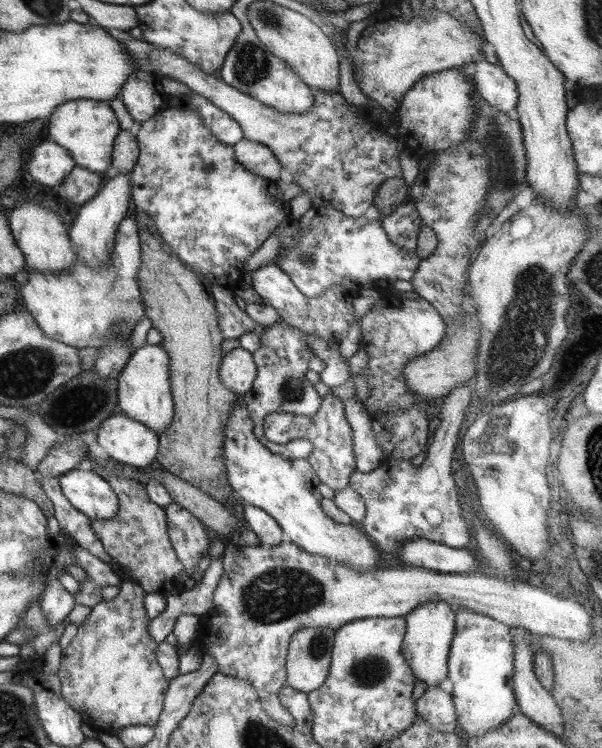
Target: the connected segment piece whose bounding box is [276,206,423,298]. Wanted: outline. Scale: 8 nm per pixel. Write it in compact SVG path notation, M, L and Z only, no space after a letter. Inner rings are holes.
M312 207L306 212L300 220L300 227L303 228L298 238L298 246L290 246L279 250L278 265L282 269L283 274L290 277L290 280L298 287L300 293L306 297L316 298L322 295L322 291L340 283L358 283L361 288L380 288L384 289L396 280L410 280L414 276L414 272L418 270L418 266L422 263L422 258L418 256L416 250L406 251L404 247L394 245L390 240L384 228L382 228L380 220L368 220L368 218L351 218L346 217L340 209ZM302 254L314 254L315 260L310 264L302 261Z

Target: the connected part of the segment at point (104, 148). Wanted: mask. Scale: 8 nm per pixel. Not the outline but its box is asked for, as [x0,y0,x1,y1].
[48,99,121,173]

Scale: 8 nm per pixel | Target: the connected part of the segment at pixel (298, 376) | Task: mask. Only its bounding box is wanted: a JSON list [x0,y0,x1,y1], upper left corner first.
[242,319,323,460]

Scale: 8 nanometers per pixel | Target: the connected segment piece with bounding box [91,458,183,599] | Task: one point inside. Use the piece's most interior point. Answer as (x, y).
(137, 537)

